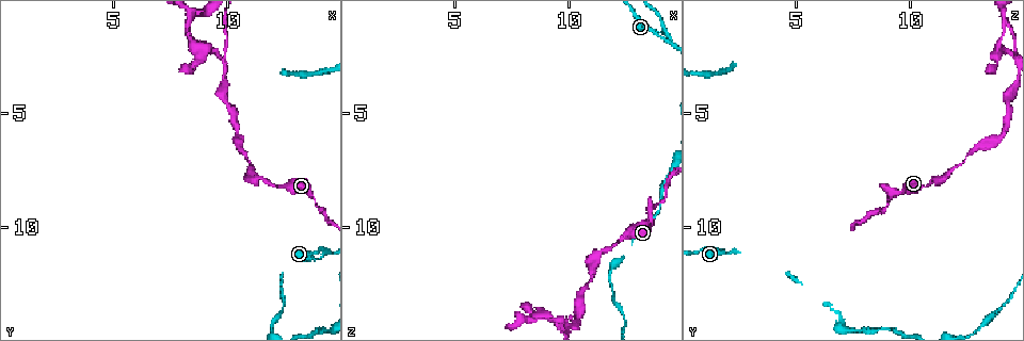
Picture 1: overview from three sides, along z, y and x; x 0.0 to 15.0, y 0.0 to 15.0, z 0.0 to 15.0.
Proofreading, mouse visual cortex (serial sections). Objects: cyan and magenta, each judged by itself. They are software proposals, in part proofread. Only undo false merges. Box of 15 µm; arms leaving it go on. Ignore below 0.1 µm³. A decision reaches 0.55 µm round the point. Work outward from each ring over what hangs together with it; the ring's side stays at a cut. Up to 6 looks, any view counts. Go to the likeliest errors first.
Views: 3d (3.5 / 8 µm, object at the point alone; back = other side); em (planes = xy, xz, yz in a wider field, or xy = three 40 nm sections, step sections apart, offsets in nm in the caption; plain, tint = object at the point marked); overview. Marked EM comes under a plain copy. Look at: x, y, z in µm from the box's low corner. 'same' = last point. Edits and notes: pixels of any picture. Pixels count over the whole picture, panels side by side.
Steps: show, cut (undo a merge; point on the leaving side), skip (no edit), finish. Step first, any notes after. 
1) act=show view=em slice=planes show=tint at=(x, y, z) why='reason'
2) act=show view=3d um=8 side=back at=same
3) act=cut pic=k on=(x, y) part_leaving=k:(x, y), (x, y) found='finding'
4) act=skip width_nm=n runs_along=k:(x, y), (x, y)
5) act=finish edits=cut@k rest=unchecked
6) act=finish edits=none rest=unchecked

act=show view=3d um=3.5 side=back at=(14.3, 11.2, 1.5)

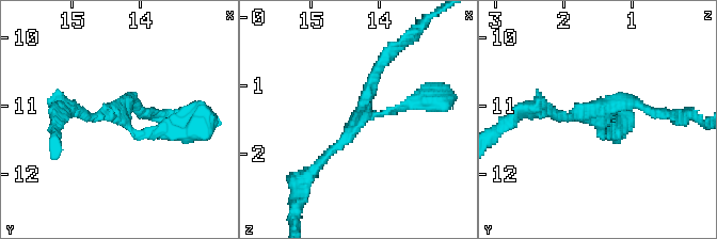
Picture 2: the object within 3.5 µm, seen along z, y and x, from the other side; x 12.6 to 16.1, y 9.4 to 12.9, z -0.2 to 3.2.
act=show view=em slice=planes show=tint at=(14.25, 11.20, 1.45) why='now the EM'

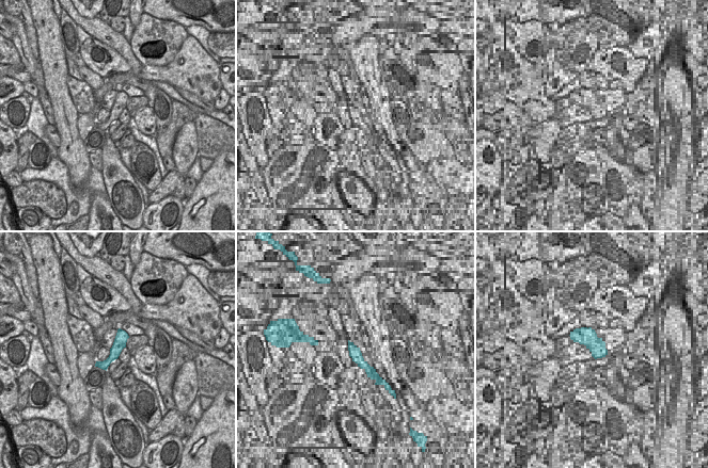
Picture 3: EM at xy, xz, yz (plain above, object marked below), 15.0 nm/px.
act=skip width_nm=190 runs_along=3:(122, 333), (114, 354), (98, 364) found='continuous, no second cell'

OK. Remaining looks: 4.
act=show view=3d um=3.5 at=(11.1, 7.4, 11.9) why='thick turns thin'

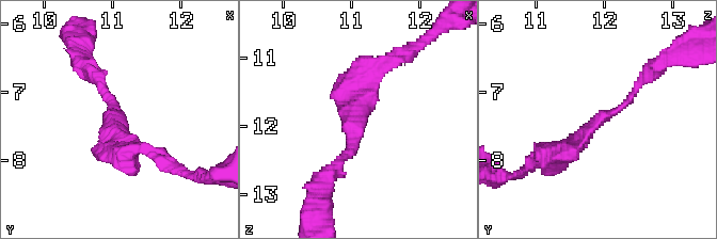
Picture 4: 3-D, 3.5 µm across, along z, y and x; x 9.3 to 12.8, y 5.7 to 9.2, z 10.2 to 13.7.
act=show view=em slice=planes show=tint at=(11.00, 7.50, 11.85) arm_widths_nm=100,300 why='need the tissue'

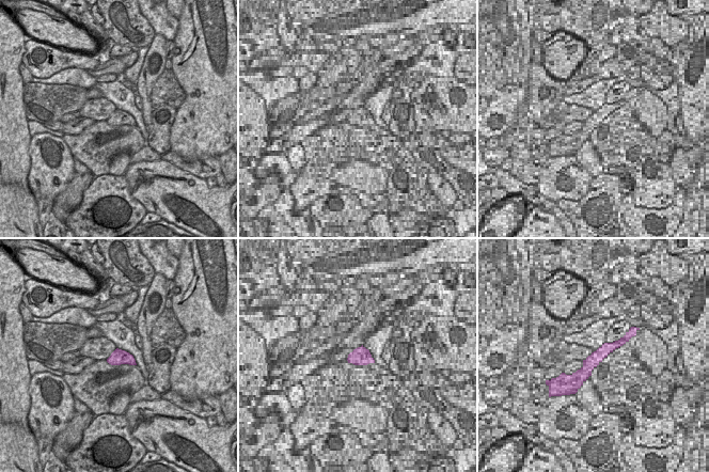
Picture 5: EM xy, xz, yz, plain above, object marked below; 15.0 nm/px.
act=skip width_nm=240 runs_along=4:(382, 64), (336, 165) found='continuous, no second cell'

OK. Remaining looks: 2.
act=finish edits=none rest=unchecked

